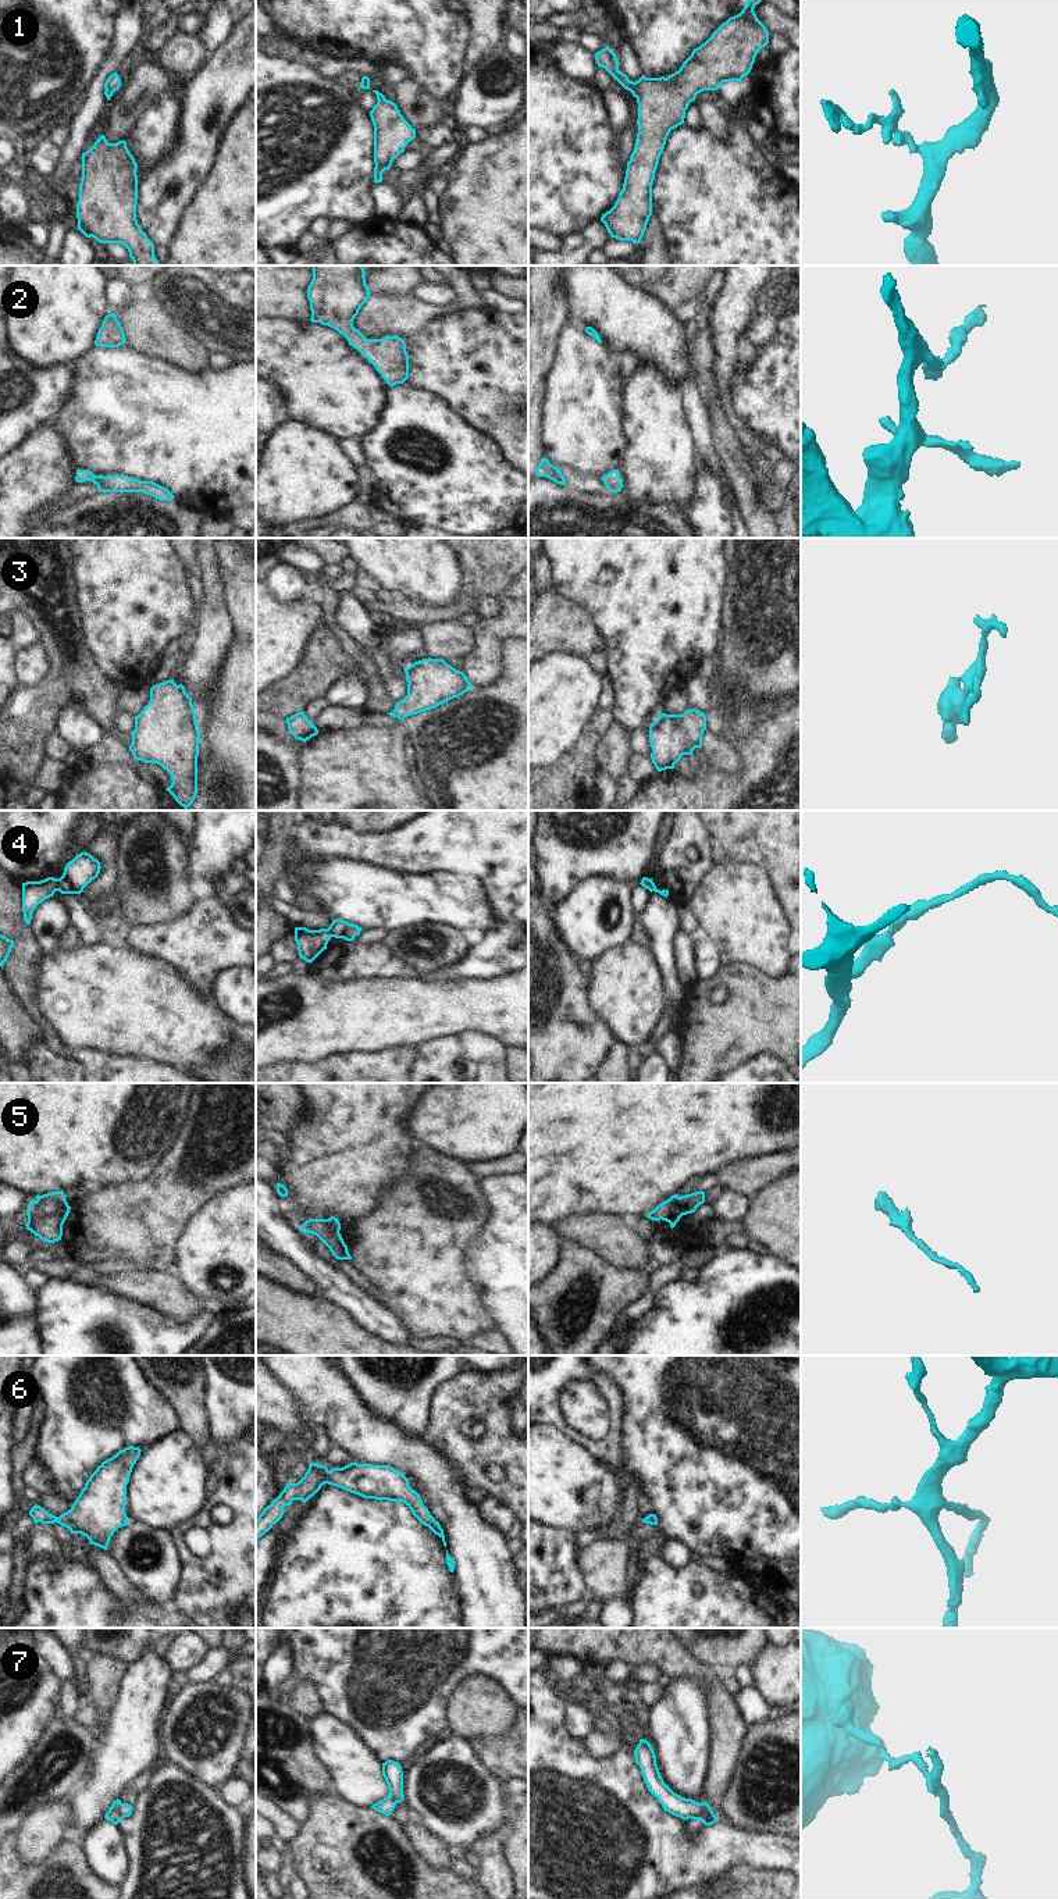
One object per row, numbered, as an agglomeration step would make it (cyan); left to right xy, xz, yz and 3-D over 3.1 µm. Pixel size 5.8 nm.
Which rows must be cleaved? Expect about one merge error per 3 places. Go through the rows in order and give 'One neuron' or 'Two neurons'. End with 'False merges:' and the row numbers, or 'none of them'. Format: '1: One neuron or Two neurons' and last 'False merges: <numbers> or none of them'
1: One neuron
2: One neuron
3: One neuron
4: Two neurons
5: One neuron
6: One neuron
7: Two neurons
False merges: 4, 7.

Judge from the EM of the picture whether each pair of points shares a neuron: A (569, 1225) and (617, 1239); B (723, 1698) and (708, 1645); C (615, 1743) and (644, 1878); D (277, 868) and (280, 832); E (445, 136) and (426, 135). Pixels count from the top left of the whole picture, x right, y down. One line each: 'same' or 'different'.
A: same
B: different
C: different
D: same
E: same

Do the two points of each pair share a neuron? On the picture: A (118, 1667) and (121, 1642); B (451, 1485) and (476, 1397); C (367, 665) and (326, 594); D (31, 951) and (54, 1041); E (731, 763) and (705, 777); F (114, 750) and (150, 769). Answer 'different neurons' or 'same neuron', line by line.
A: different neurons
B: different neurons
C: same neuron
D: same neuron
E: different neurons
F: same neuron

